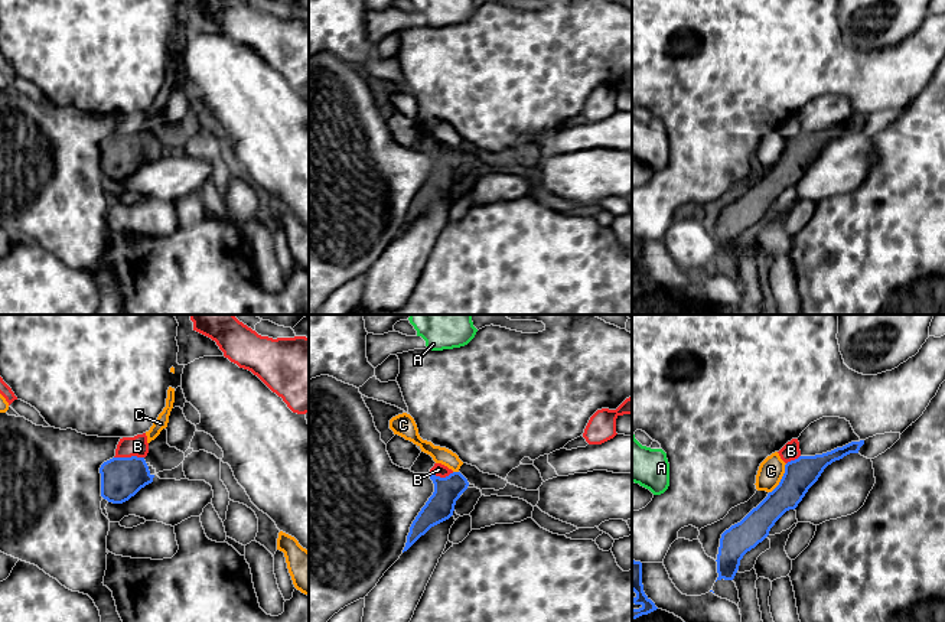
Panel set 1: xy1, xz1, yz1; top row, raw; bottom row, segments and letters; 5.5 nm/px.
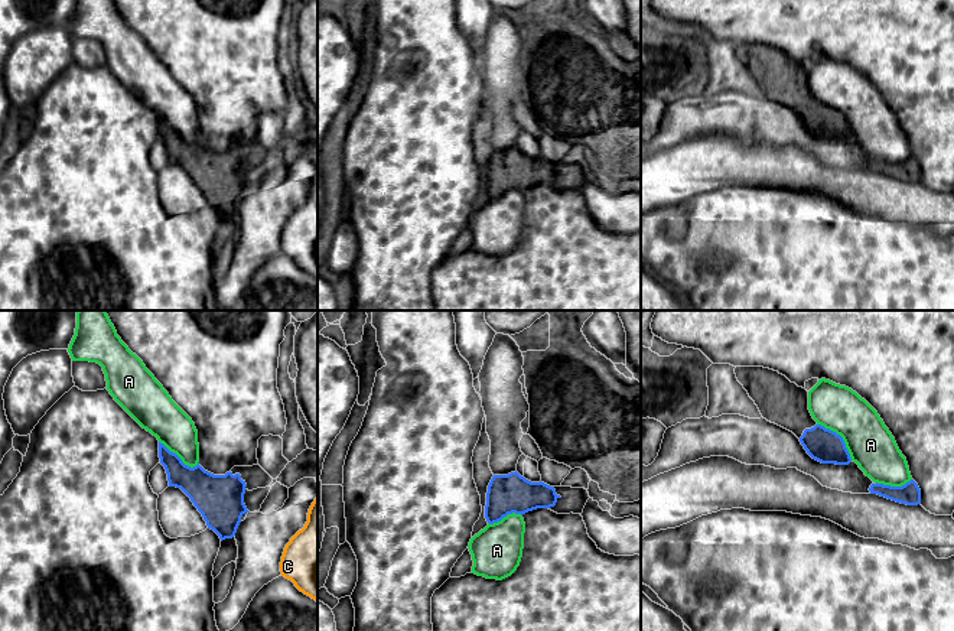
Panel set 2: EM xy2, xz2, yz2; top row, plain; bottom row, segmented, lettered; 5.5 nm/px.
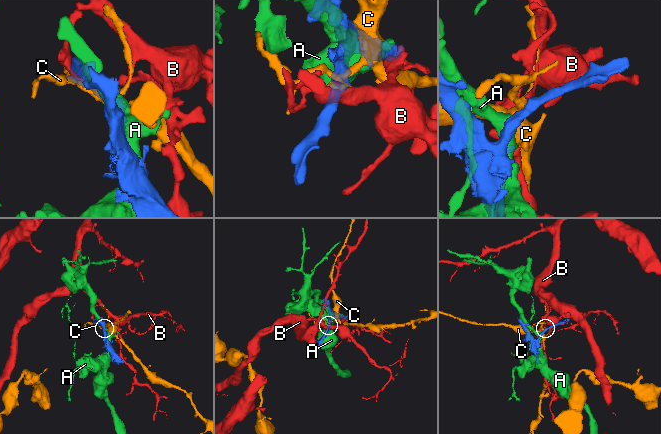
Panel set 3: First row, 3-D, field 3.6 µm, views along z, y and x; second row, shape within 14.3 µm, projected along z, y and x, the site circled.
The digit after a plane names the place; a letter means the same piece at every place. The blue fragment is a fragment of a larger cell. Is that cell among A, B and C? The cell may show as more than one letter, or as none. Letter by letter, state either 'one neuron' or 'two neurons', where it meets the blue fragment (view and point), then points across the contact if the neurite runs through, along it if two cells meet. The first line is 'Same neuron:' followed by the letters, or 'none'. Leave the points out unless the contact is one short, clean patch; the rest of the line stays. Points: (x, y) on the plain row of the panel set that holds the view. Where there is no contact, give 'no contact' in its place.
Same neuron: none
A: two neurons; contact yz2 (840, 113)
B: two neurons; contact xy1 (129, 134); border xy1 (143, 133), (114, 134)
C: two neurons; contact yz1 (782, 155); border yz1 (787, 140), (781, 158), (769, 169)

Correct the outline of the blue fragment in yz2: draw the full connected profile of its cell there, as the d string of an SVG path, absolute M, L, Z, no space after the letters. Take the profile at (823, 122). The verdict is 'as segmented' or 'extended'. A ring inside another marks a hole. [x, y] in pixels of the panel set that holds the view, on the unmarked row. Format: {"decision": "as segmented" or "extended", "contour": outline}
{"decision": "extended", "contour": "M736 43L735 51L762 94L792 108L813 136L836 142L852 139L843 114L813 95L805 65L763 43Z"}

